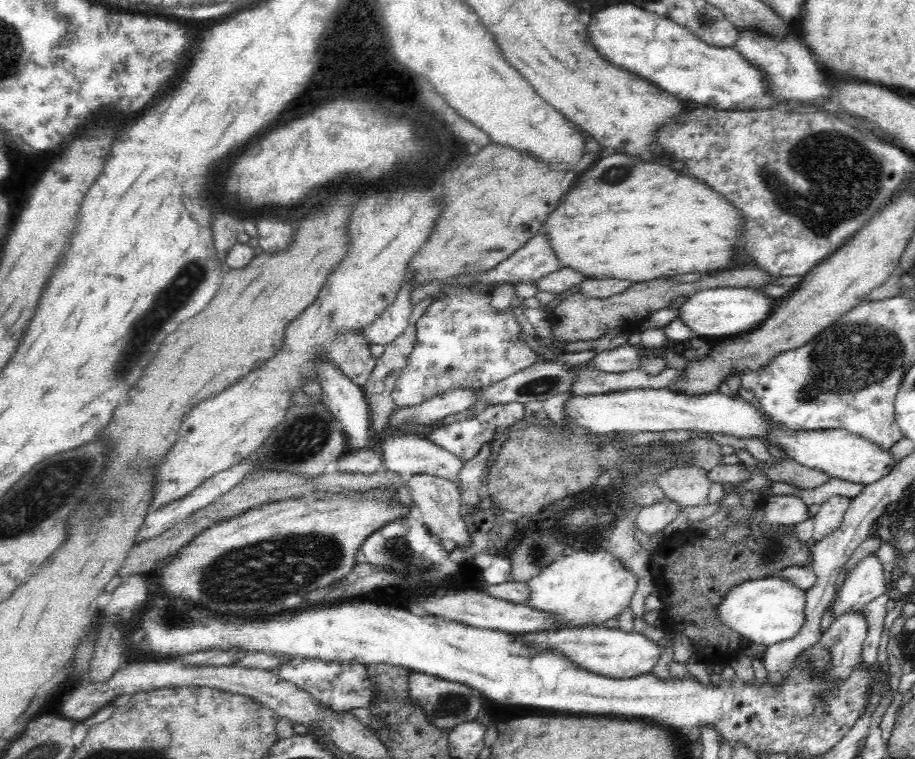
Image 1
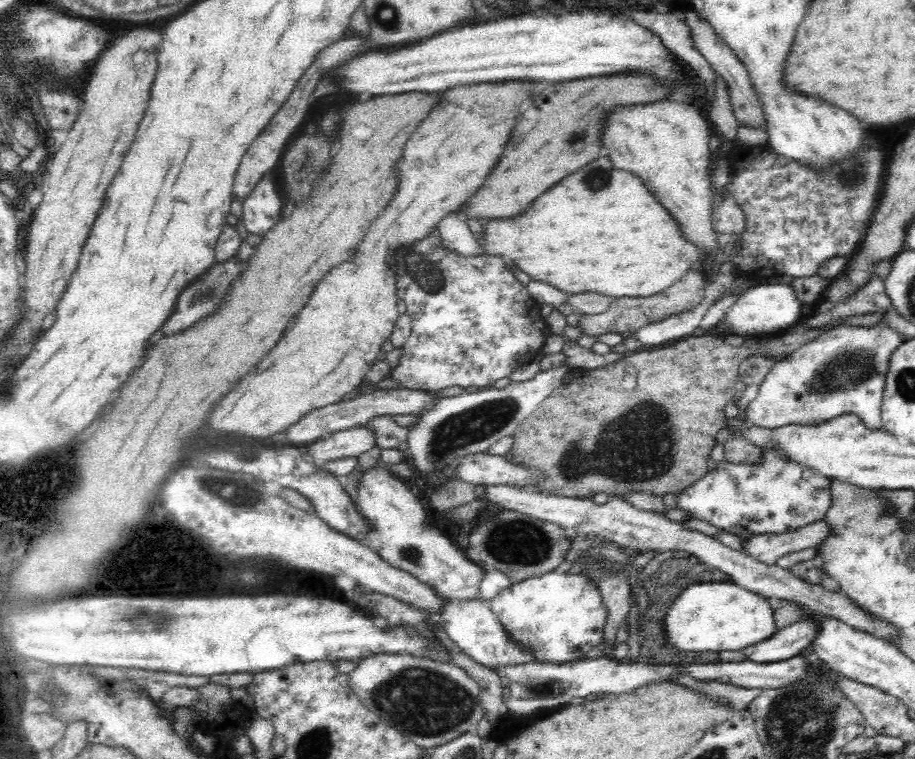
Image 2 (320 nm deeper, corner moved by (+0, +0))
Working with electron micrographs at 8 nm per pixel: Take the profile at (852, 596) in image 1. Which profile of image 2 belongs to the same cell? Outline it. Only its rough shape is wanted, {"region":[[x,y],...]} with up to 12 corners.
{"region":[[813,618],[739,650],[755,663],[805,654],[819,632]]}

